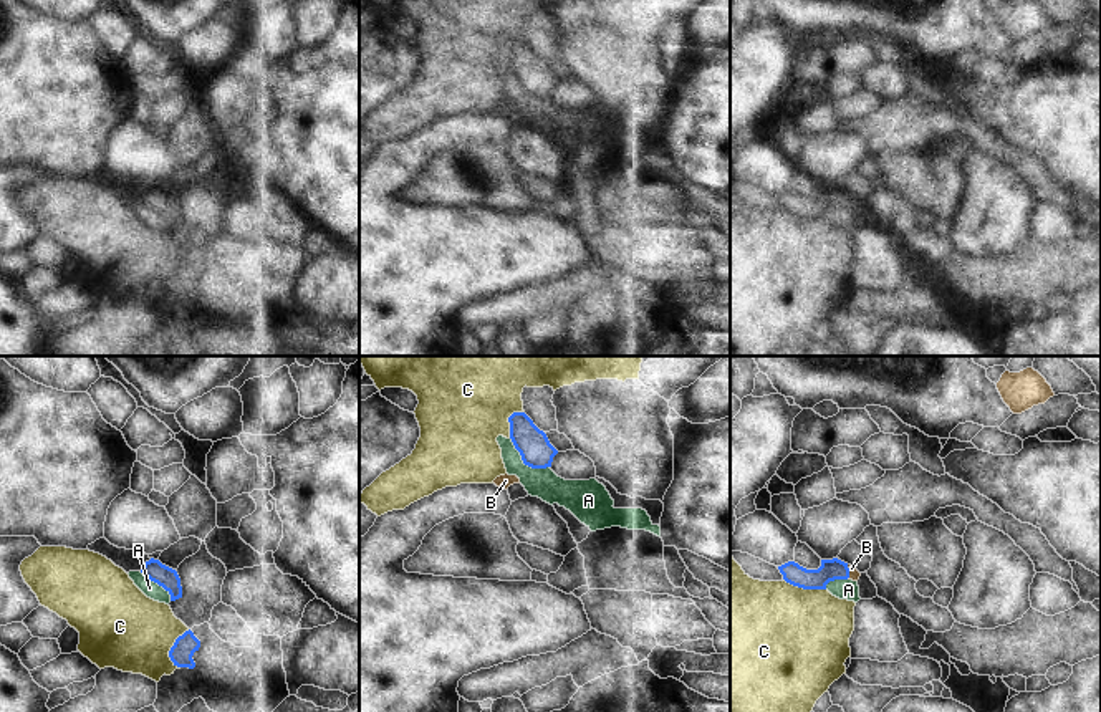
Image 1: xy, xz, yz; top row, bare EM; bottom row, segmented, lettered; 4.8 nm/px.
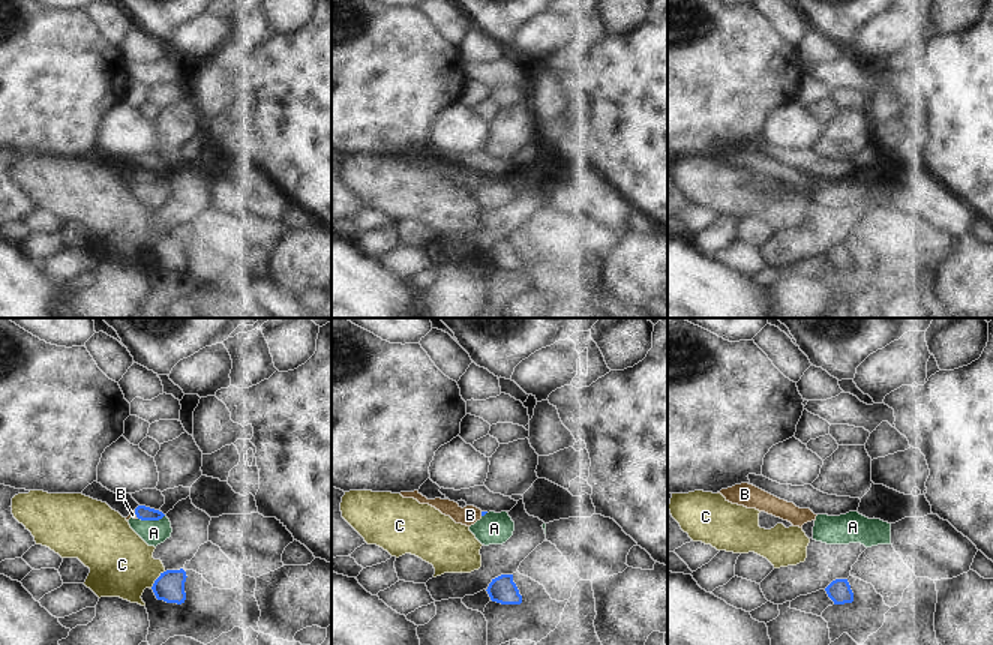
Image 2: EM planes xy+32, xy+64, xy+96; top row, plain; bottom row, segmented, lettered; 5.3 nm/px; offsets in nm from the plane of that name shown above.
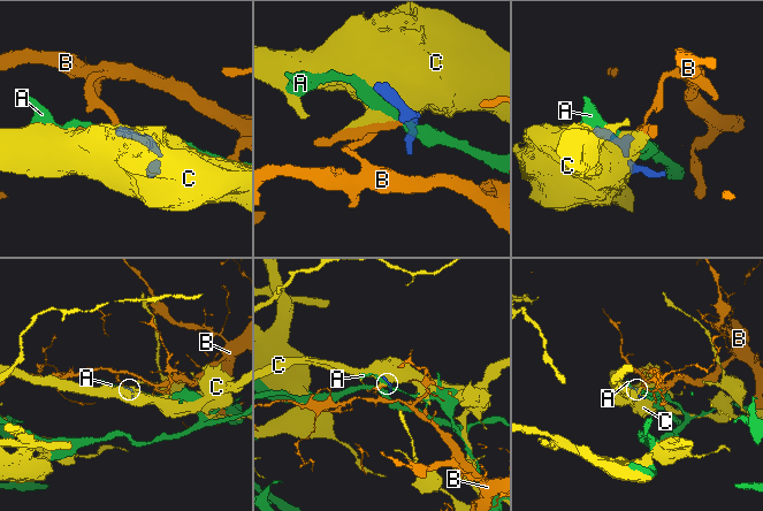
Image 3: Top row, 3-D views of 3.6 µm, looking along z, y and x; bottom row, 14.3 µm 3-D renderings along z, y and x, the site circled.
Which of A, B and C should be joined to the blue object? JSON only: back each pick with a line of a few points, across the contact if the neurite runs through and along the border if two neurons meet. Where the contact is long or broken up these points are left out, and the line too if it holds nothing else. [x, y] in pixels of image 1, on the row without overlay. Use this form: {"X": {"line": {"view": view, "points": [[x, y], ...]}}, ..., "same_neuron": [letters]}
{"same_neuron": ["B"]}

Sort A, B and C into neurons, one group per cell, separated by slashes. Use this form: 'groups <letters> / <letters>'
groups A / B / C

